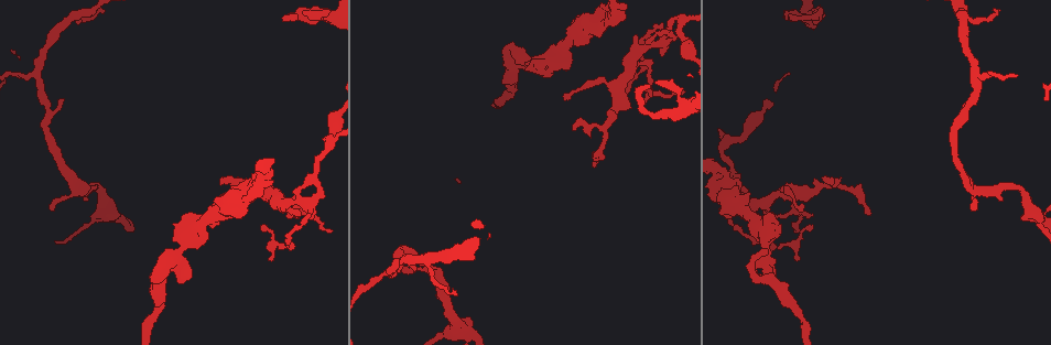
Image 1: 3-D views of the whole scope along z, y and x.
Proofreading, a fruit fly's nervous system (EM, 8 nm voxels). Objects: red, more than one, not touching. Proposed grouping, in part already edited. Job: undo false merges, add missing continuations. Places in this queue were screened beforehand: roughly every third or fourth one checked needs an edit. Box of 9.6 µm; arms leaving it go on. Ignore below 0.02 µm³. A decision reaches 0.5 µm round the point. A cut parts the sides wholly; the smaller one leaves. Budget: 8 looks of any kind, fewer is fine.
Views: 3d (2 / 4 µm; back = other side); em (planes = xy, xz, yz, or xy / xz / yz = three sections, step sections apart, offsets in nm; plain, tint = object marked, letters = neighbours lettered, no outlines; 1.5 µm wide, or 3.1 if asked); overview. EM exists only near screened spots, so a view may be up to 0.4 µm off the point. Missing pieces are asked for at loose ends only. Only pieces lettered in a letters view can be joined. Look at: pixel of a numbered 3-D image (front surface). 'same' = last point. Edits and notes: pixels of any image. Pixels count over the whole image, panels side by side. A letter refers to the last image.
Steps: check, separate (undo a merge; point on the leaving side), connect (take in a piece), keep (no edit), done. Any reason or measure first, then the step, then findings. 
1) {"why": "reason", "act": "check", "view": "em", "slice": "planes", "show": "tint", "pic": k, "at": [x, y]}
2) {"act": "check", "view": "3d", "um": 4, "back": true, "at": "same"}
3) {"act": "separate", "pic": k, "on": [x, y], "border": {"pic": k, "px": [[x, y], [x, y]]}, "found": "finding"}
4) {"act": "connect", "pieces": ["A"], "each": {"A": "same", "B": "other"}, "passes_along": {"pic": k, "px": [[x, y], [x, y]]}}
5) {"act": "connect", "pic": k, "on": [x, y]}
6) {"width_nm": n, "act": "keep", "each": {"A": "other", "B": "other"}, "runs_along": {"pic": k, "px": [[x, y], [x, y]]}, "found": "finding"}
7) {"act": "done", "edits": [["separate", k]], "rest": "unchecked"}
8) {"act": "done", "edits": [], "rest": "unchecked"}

{"why": "branch stops here", "act": "check", "view": "em", "slice": "planes", "show": "letters", "pic": 1, "at": [280, 209]}

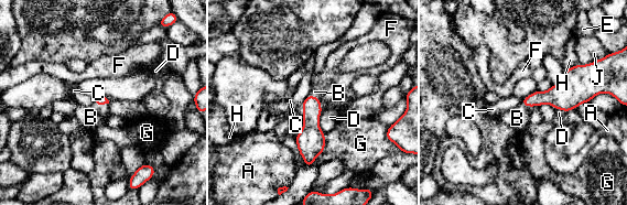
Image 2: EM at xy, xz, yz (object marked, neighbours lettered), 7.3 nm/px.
{"act": "connect", "pieces": ["B"], "each": {"A": "other", "B": "same", "C": "other", "D": "other", "E": "other", "F": "other", "G": "other", "H": "other", "J": "other"}, "found": "it goes on there"}

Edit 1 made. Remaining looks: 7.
{"why": "thin end", "act": "check", "view": "em", "slice": "planes", "show": "letters", "pic": 1, "at": [650, 96]}

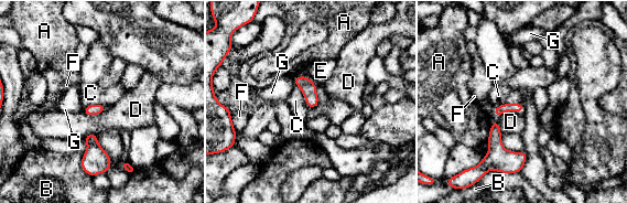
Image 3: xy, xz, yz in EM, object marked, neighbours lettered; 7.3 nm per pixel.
{"act": "keep", "each": {"A": "other", "B": "other", "C": "other", "D": "other", "E": "other", "F": "other", "G": "other"}, "border": {"pic": 3, "px": [[106, 105], [89, 104], [83, 108]]}, "found": "none of them fits"}

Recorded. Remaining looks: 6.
{"act": "done", "edits": [["connect", 2]], "rest": "unchecked"}

